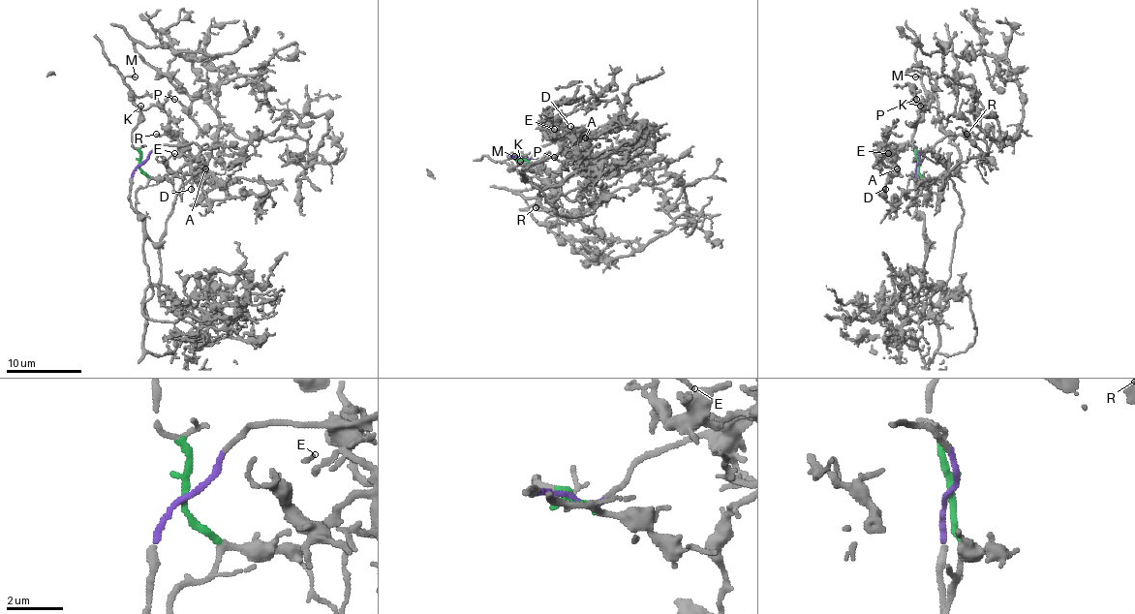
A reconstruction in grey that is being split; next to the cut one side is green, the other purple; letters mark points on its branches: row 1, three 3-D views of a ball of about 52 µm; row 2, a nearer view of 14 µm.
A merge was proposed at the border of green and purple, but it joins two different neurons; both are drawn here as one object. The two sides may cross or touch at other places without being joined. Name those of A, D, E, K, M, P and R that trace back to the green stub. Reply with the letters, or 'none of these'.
K, M, P, R

